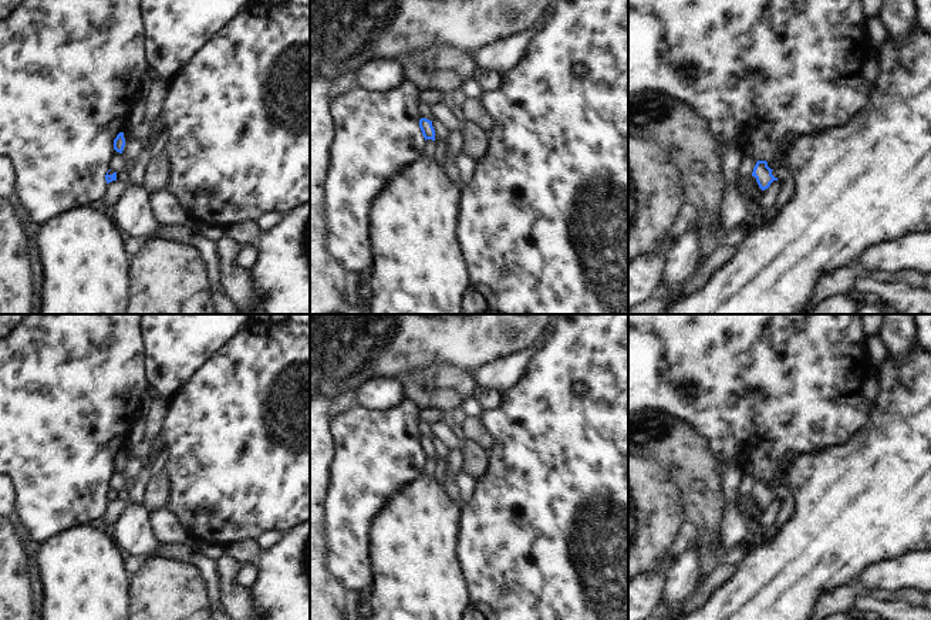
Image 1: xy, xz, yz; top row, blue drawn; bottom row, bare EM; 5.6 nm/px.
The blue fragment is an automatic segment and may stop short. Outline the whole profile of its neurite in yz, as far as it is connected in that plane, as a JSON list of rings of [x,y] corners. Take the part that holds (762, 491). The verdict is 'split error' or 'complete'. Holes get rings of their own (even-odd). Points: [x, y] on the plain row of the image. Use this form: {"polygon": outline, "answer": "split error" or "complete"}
{"polygon": [[[758,479],[752,495],[756,496],[756,501],[762,509],[768,508],[773,499],[780,498],[783,501],[773,523],[776,529],[782,528],[796,509],[796,498],[789,485],[770,488],[766,479]]], "answer": "split error"}

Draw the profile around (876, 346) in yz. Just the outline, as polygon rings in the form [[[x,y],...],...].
[[[878,333],[867,334],[867,353],[874,368],[877,368],[887,356],[887,344]]]

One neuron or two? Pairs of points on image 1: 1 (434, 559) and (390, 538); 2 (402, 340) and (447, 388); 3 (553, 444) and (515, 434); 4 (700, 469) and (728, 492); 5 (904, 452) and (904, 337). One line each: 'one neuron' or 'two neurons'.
1: one neuron
2: two neurons
3: one neuron
4: two neurons
5: two neurons

